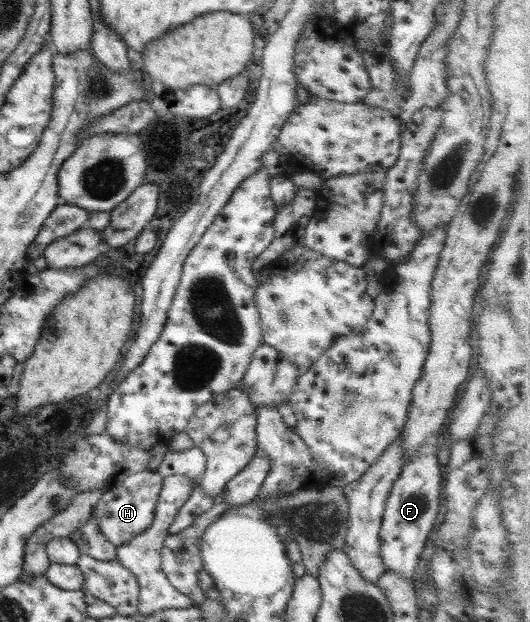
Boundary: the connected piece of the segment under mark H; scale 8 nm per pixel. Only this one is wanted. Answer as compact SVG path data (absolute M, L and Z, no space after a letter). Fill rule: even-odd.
M148 469L121 476L115 481L107 492L102 493L101 499L92 512L92 515L97 518L95 522L99 524L103 537L119 546L131 541L133 537L137 537L137 534L141 535L155 519L155 505L163 483L164 478L157 471Z

